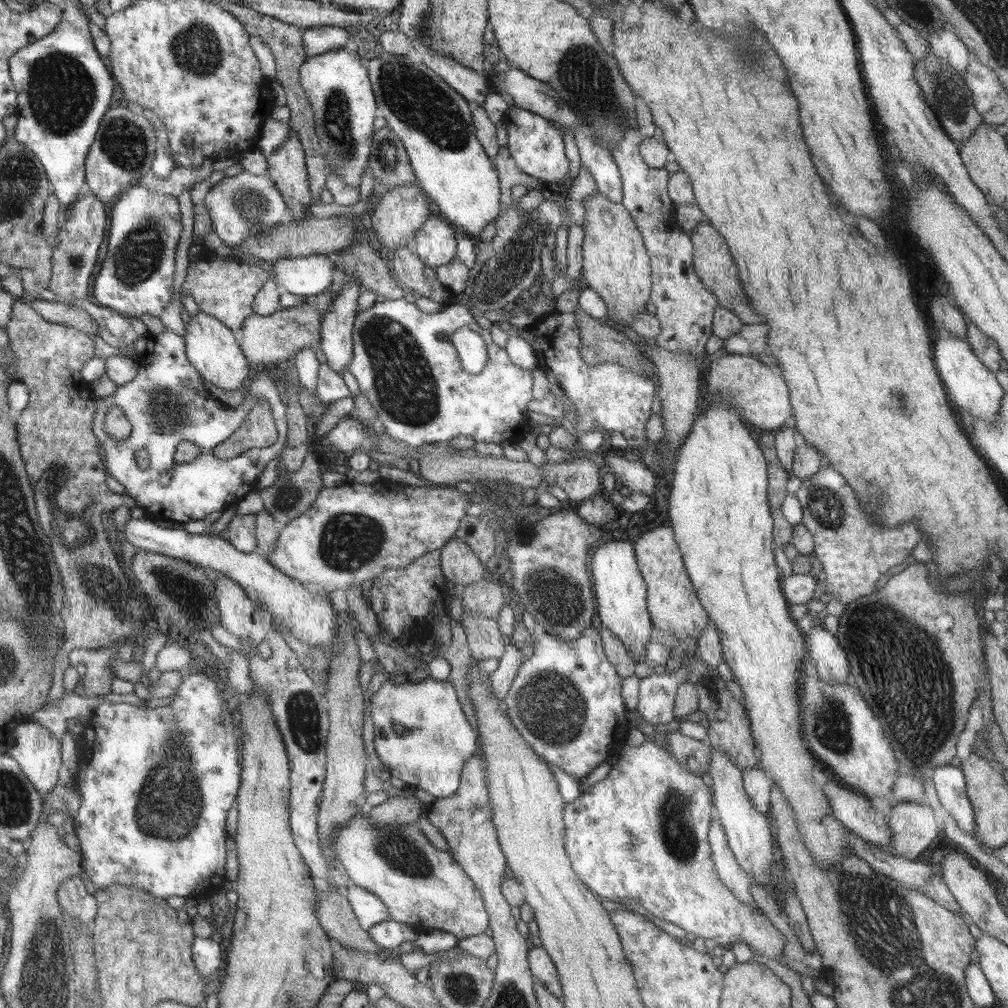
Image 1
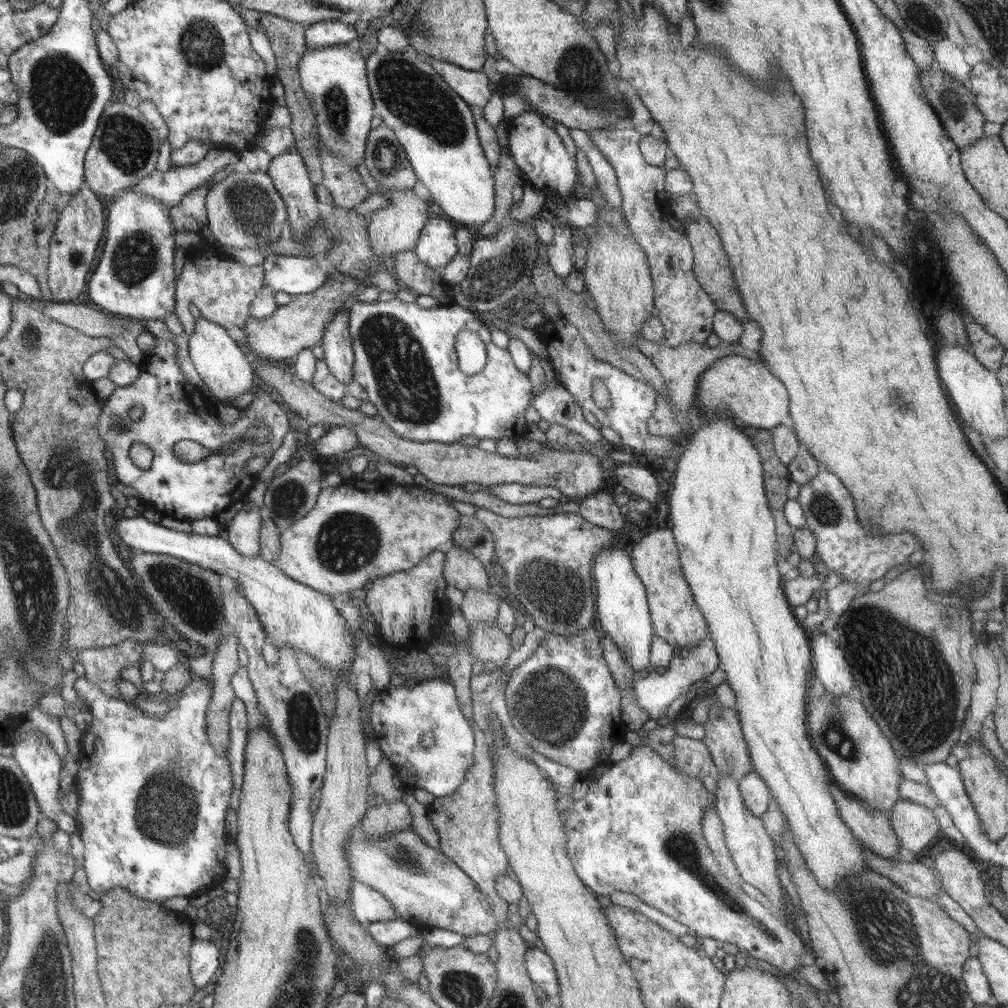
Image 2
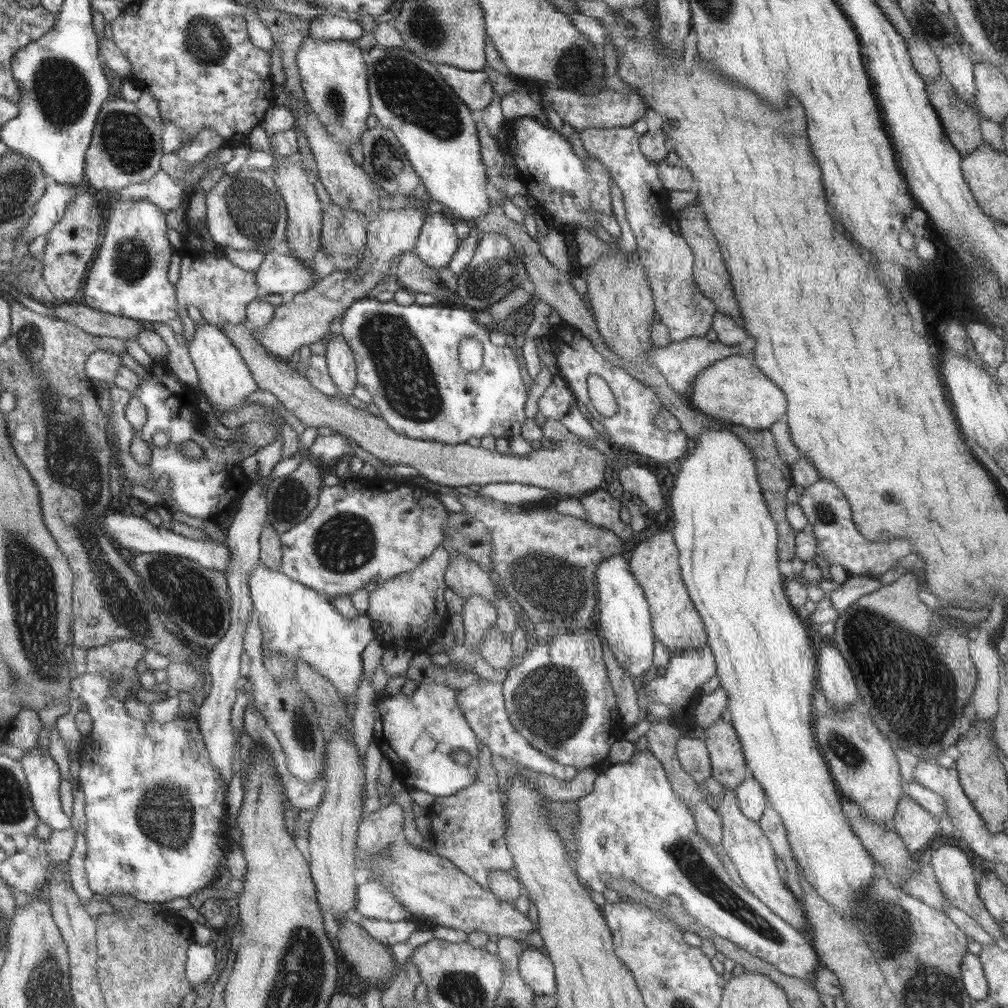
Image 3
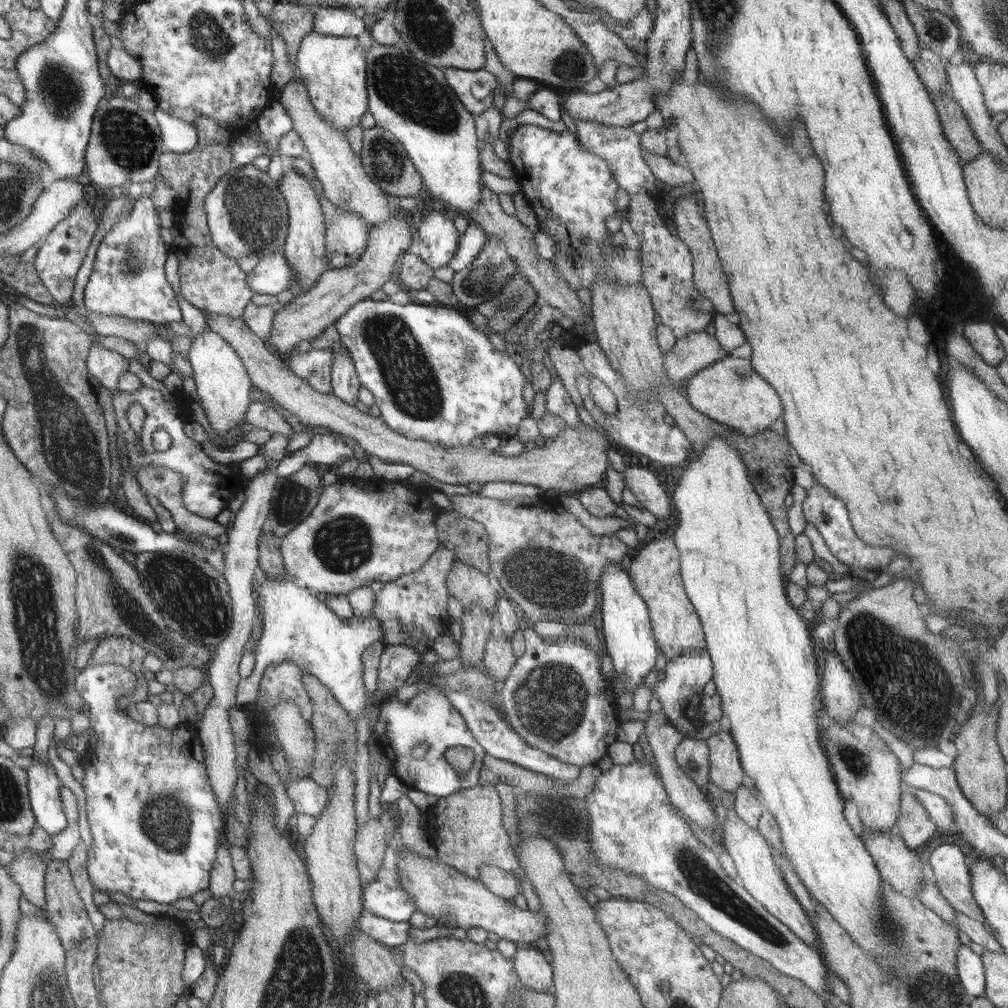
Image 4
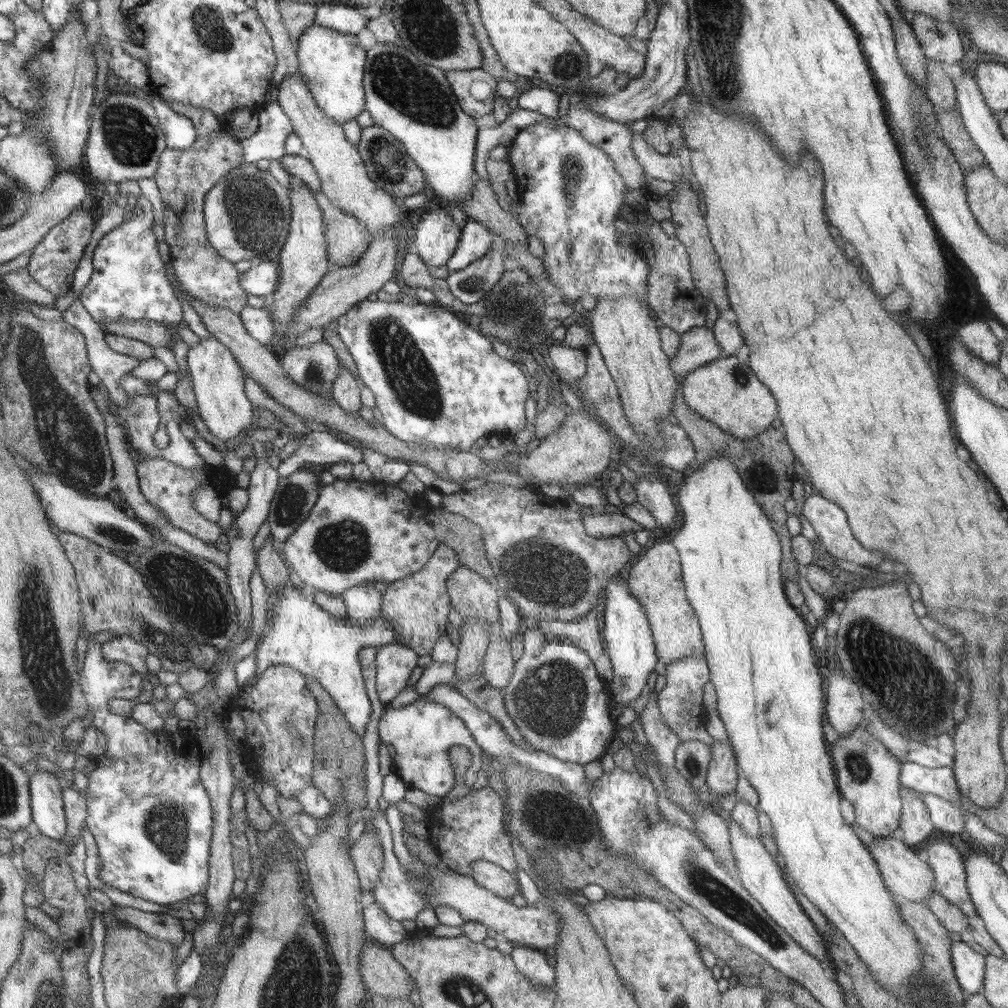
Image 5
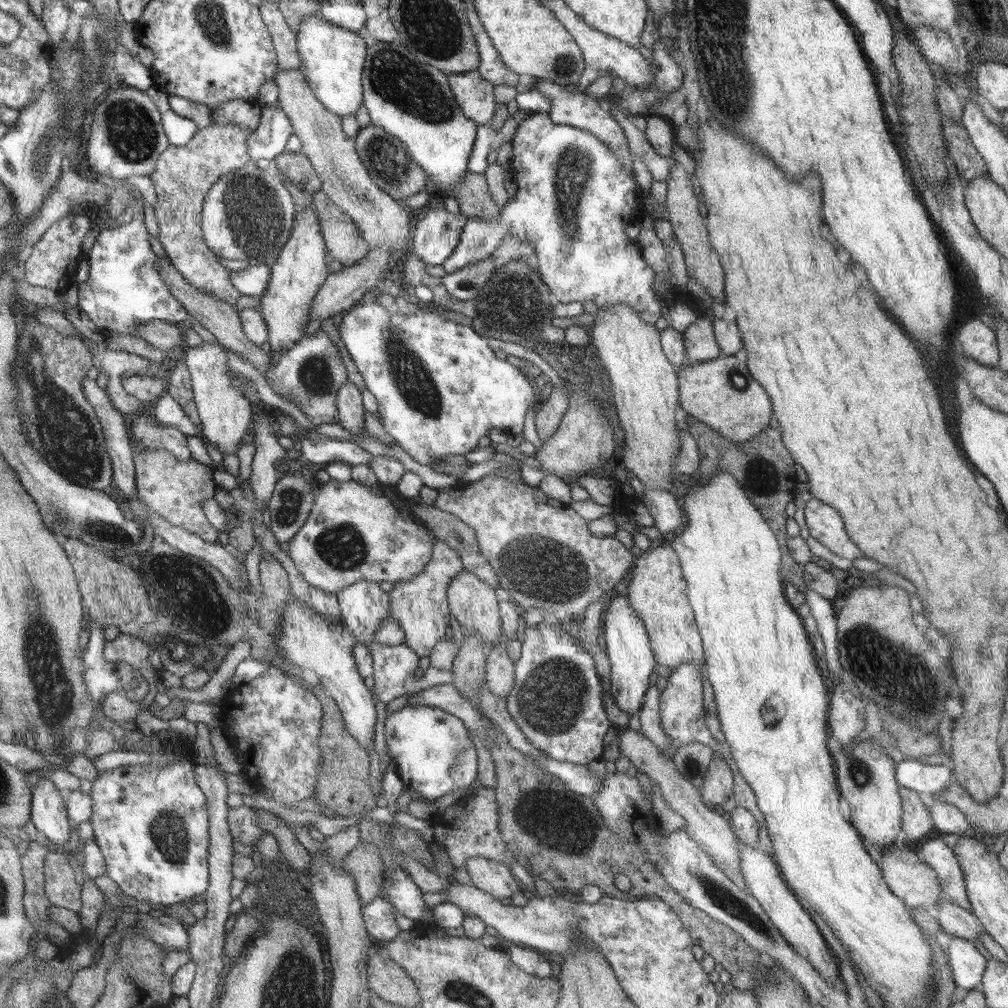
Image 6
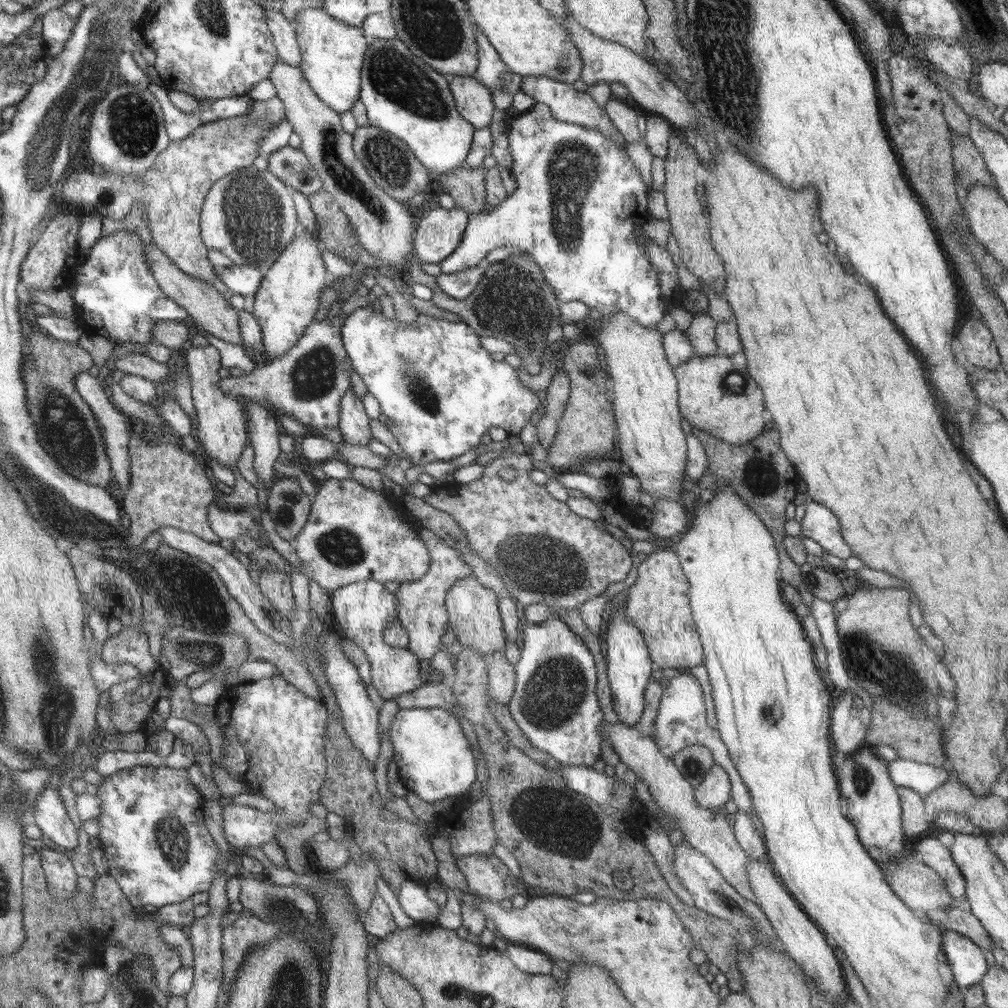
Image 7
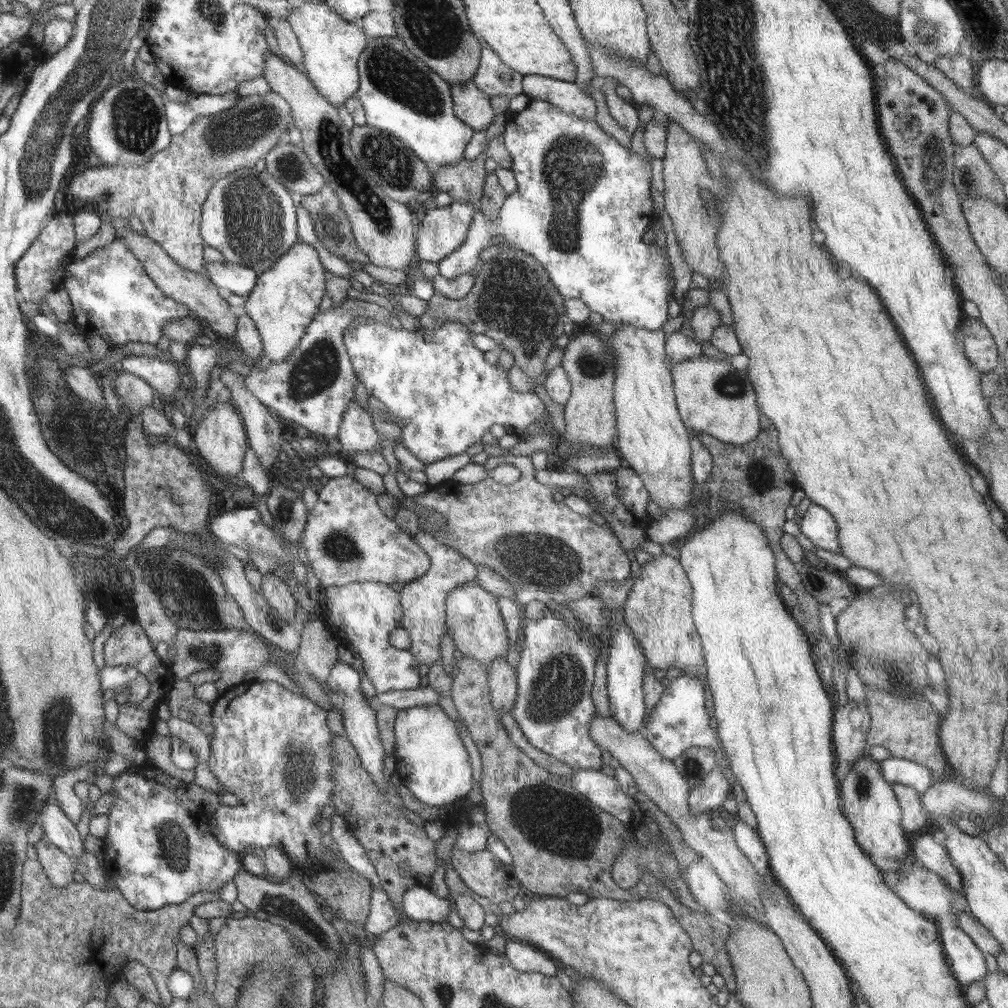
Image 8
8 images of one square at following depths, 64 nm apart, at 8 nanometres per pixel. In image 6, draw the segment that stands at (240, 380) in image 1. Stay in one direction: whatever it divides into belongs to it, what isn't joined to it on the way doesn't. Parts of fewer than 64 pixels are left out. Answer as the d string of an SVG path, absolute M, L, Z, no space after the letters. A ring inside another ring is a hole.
M203 341L200 346L185 347L185 363L191 374L193 399L200 417L202 437L206 438L224 454L236 453L242 438L246 436L252 418L250 402L234 388L231 382L234 374L227 365L226 351L220 345Z

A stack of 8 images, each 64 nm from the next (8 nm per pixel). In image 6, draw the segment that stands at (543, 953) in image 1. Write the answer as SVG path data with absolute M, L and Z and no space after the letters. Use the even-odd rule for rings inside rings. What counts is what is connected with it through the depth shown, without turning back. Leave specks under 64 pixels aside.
M507 944L505 949L516 967L536 978L553 978L551 959L536 949L522 945Z

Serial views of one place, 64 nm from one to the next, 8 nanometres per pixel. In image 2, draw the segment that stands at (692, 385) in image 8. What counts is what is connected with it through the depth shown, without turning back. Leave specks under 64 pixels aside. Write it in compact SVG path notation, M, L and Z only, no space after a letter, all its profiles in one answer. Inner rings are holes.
M733 354L718 359L703 372L697 396L709 414L724 414L739 424L771 430L788 416L788 391L762 361Z

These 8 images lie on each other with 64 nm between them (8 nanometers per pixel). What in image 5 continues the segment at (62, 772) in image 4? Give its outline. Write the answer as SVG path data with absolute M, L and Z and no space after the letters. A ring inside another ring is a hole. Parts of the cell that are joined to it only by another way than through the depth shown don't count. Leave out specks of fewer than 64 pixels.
M84 824L84 829L78 833L83 835L84 843L86 846L86 858L84 859L84 873L88 880L90 887L102 890L112 900L116 906L133 907L144 912L151 913L166 913L169 908L168 905L156 904L144 898L136 898L132 894L126 894L112 886L107 886L99 879L100 875L100 854L93 834Z

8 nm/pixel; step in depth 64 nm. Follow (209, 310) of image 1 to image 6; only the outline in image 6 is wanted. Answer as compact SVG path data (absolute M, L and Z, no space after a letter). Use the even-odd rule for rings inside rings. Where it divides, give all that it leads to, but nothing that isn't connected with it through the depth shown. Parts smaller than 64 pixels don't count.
M214 121L210 126L198 129L186 146L169 147L149 176L156 192L153 210L158 222L157 239L165 256L196 290L226 301L234 308L242 293L232 286L232 272L220 265L215 252L204 240L202 210L208 191L218 180L252 162L247 143L251 134L253 130L249 126Z

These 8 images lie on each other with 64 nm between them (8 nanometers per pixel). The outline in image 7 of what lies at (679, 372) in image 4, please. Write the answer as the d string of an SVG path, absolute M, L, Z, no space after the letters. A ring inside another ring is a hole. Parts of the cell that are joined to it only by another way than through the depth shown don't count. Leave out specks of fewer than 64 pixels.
M708 312L694 316L691 326L684 331L684 334L694 347L695 355L707 357L720 354L720 348L715 343L717 323Z

